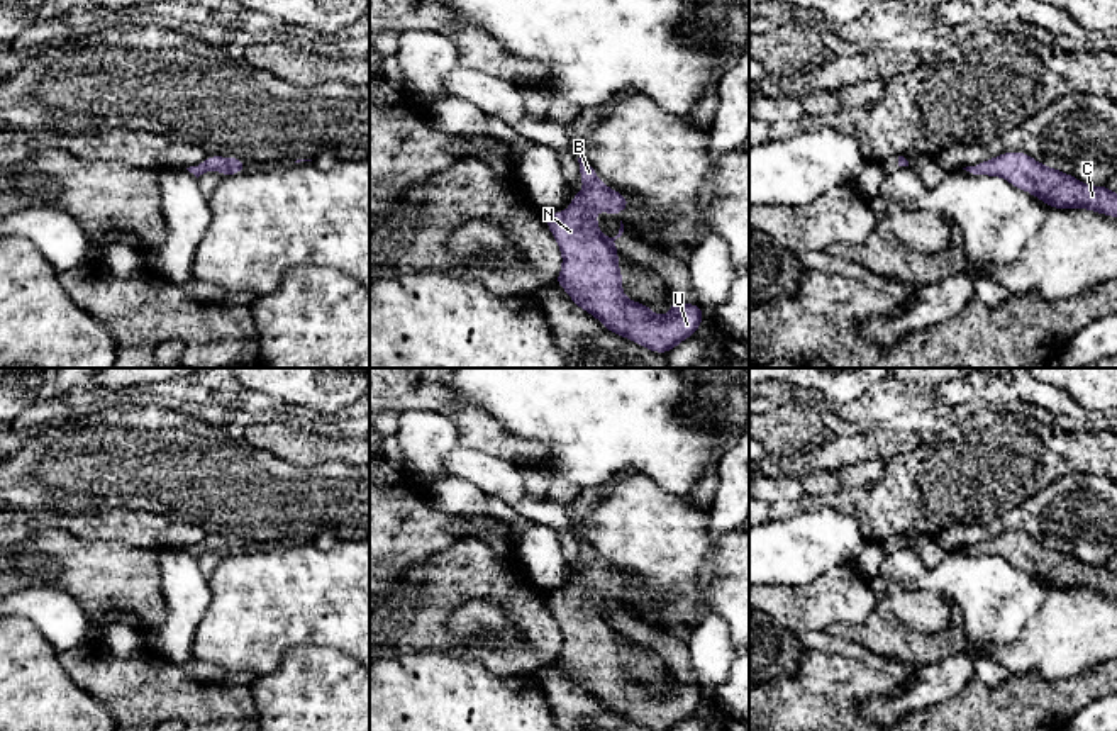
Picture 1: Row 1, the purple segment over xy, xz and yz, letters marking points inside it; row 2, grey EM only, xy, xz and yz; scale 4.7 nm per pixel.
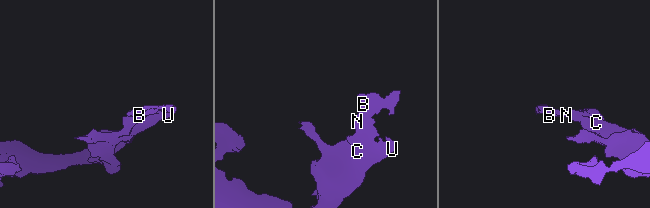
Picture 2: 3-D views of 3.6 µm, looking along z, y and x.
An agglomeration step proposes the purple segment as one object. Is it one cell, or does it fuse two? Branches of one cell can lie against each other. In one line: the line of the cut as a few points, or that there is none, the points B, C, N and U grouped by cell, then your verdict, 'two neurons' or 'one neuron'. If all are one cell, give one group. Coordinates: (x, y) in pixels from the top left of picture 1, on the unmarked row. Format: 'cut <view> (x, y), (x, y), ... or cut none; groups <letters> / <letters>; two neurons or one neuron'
cut none; groups B C N U; one neuron

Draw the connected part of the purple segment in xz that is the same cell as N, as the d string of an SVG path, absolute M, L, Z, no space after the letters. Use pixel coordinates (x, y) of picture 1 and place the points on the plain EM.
M578 538L578 543L585 568L573 575L566 592L546 595L546 604L563 634L556 663L609 711L651 731L671 731L698 711L703 690L700 685L676 680L670 685L670 694L661 697L622 673L619 631L614 621L622 616L624 604L620 600L615 617L605 617L593 590L617 595L631 582L603 565L586 539Z

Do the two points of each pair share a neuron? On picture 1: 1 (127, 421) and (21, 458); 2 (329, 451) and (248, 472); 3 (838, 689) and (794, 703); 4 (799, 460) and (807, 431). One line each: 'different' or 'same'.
1: same
2: different
3: same
4: different

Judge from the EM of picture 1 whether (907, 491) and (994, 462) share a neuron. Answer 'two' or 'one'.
one

